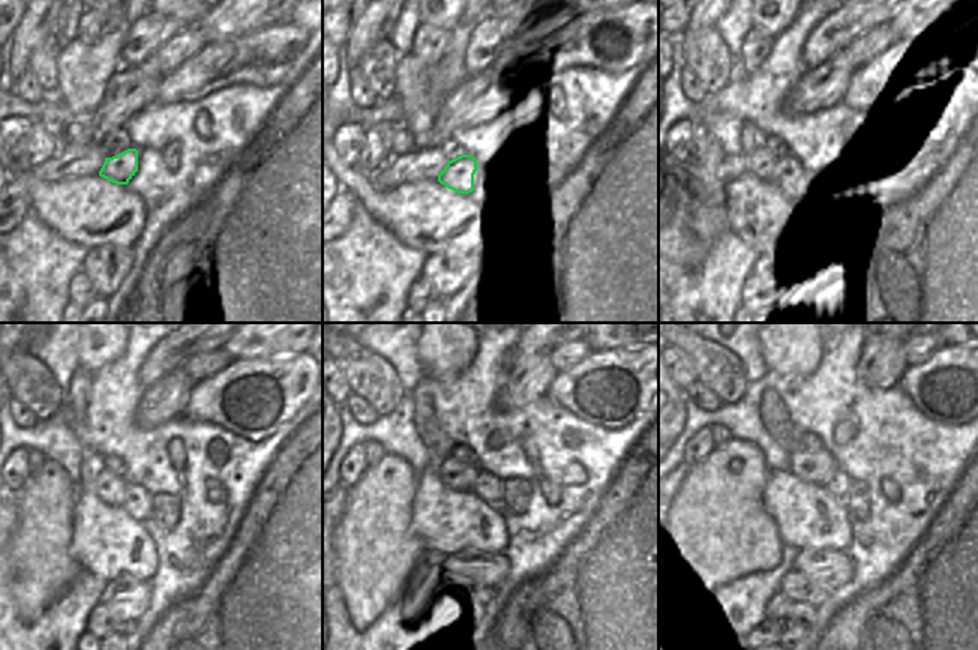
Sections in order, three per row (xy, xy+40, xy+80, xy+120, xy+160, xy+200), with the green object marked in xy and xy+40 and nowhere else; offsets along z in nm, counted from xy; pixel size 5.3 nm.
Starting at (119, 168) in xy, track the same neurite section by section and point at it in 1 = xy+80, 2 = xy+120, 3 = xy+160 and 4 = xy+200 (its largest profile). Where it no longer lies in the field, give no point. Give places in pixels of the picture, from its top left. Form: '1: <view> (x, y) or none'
1: xy+80 (792, 174)
2: xy+120 (138, 503)
3: xy+160 (491, 490)
4: xy+200 (839, 487)

